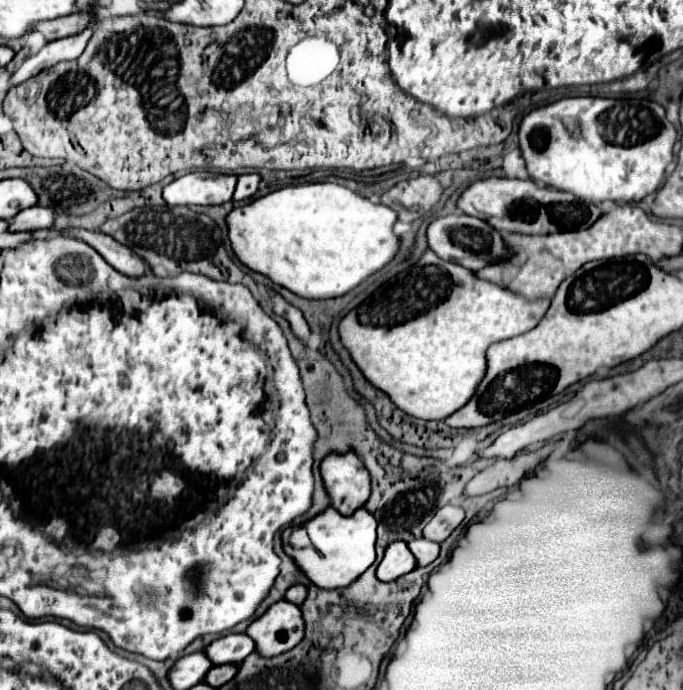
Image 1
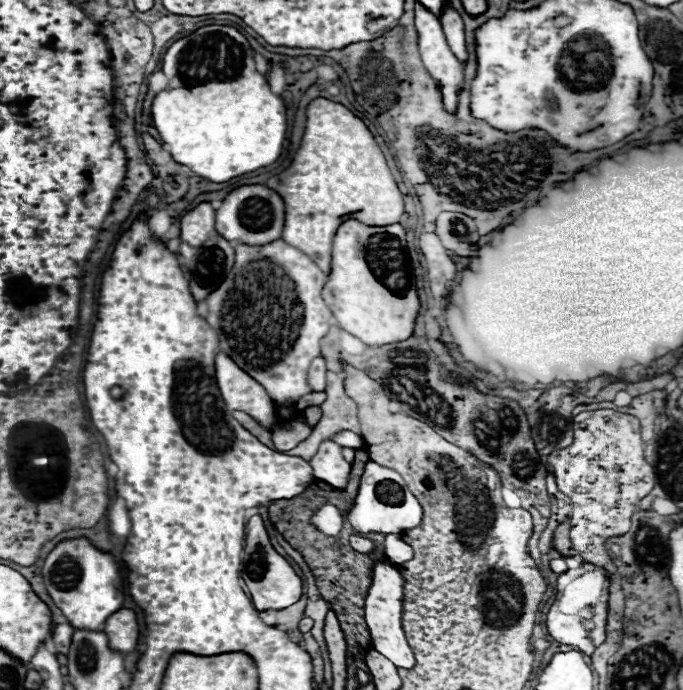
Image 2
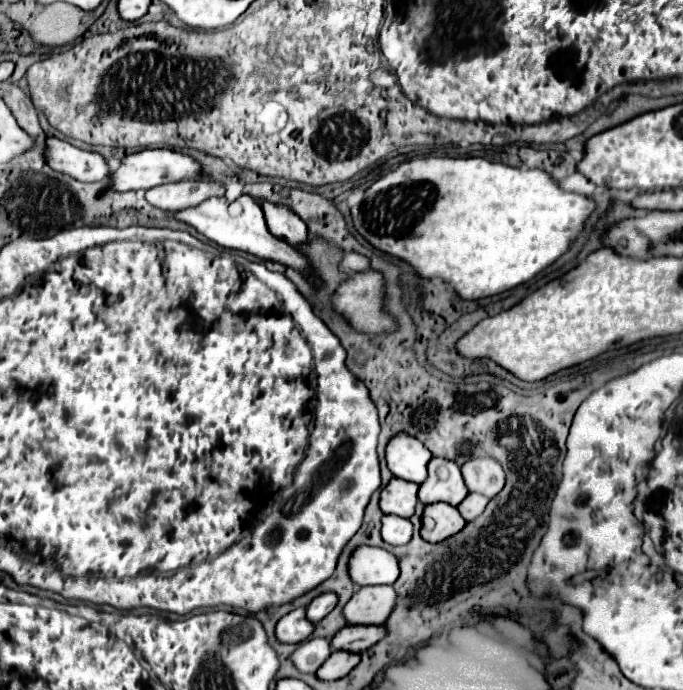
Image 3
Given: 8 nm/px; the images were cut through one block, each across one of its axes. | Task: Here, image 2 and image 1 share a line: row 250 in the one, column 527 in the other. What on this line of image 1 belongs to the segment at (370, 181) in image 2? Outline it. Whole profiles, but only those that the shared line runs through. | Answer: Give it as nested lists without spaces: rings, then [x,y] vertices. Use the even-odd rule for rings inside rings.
[[[426,250],[408,272],[398,274],[392,282],[350,310],[338,322],[338,334],[364,378],[384,392],[396,408],[414,418],[444,420],[444,416],[450,416],[472,398],[480,376],[484,376],[484,352],[488,346],[532,330],[548,306],[550,300],[520,300],[514,292],[476,280],[474,274],[460,264],[440,260],[432,250]]]

